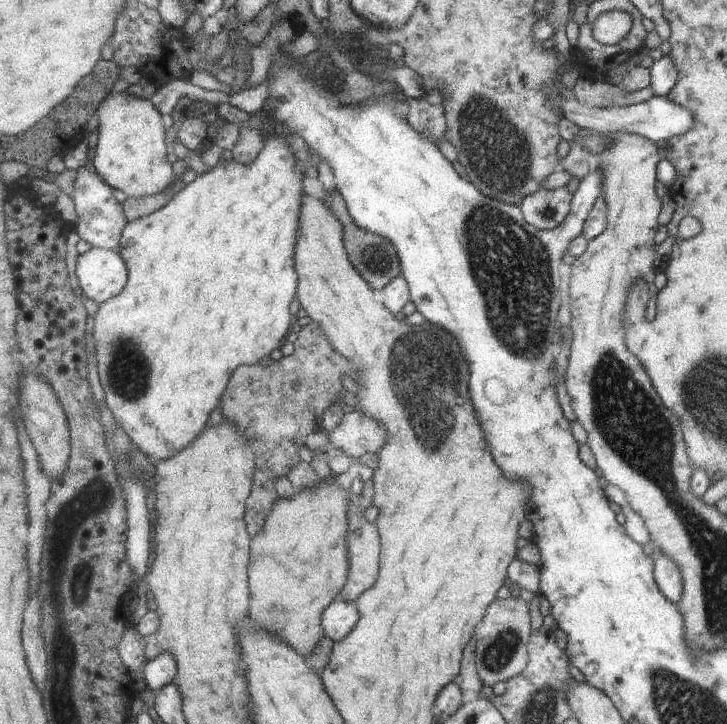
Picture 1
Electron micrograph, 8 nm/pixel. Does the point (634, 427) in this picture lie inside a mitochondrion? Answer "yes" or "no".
yes

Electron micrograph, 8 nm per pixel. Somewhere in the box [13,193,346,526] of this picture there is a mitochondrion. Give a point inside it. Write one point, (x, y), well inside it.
(129, 369)

